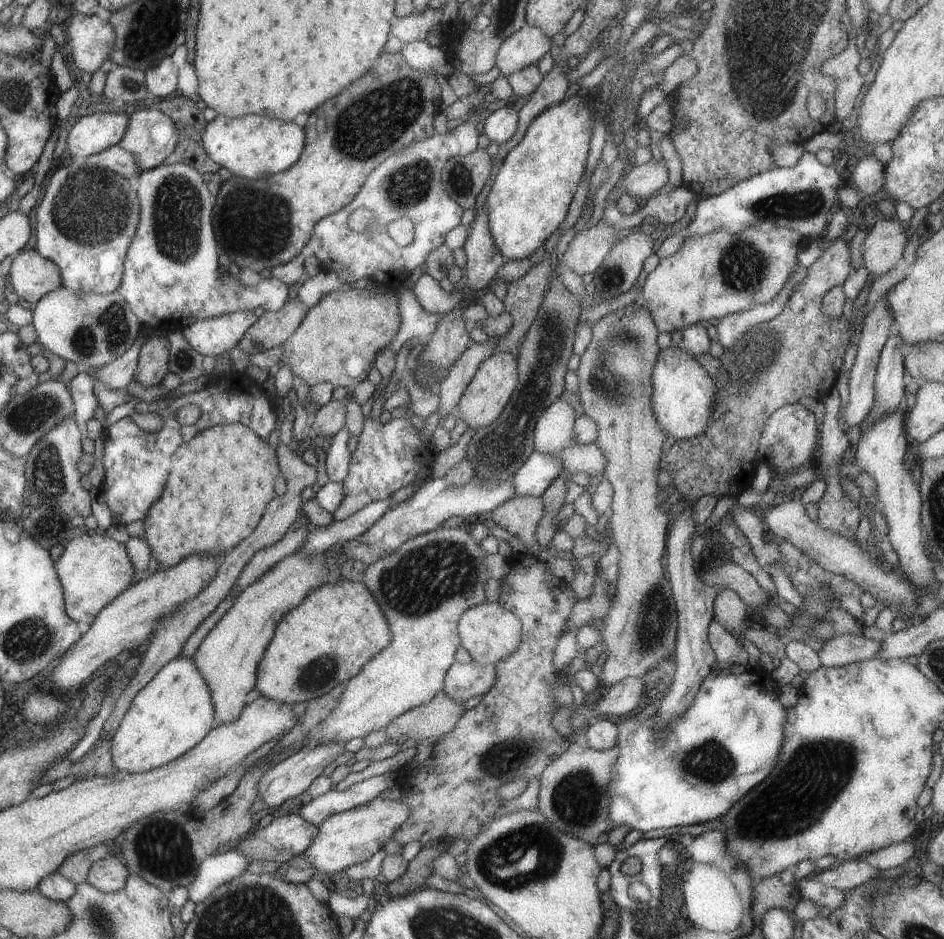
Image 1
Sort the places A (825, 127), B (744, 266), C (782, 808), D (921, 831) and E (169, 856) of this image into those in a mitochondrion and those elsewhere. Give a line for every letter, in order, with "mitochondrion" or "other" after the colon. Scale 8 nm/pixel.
A: other
B: mitochondrion
C: mitochondrion
D: other
E: mitochondrion

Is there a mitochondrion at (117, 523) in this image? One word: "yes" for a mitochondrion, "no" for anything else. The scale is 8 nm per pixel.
no

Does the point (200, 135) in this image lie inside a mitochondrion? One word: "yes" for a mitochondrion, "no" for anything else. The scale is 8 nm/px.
no

